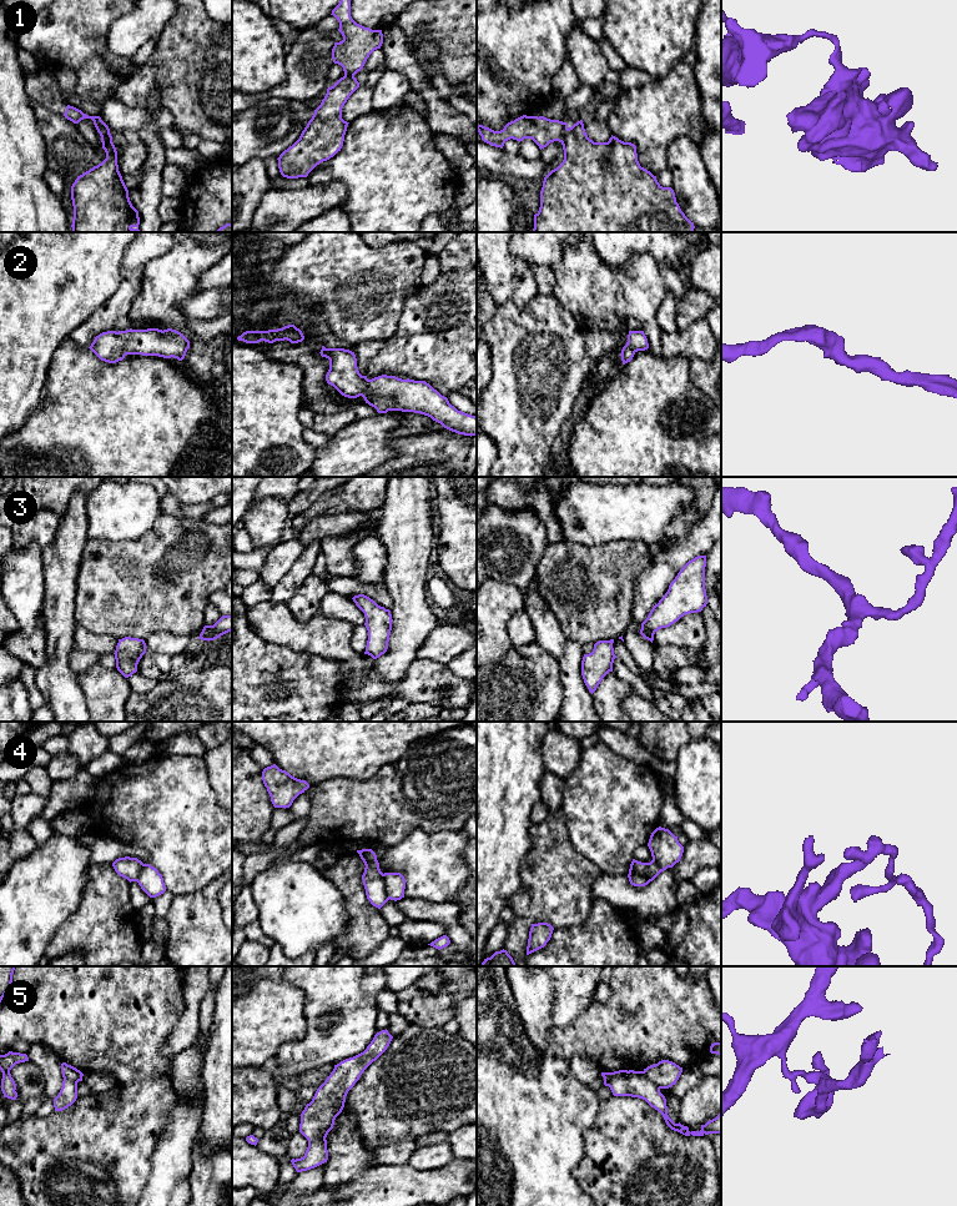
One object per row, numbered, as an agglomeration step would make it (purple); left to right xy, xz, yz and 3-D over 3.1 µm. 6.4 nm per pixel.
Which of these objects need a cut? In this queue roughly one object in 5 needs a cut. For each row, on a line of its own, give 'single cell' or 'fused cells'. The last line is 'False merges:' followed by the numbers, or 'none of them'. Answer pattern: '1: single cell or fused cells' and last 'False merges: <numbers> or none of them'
1: fused cells
2: single cell
3: single cell
4: fused cells
5: fused cells
False merges: 1, 4, 5

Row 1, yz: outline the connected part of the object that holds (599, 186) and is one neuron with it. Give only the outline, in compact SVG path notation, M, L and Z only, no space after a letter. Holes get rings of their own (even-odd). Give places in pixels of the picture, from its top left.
M583 120L569 127L561 141L564 150L563 162L554 170L551 170L543 181L540 191L540 207L534 215L534 228L533 232L692 232L695 226L681 211L676 202L675 192L671 187L663 187L656 176L650 171L641 167L638 161L636 146L631 142L624 142L618 137L613 136L608 142L594 142L585 132Z

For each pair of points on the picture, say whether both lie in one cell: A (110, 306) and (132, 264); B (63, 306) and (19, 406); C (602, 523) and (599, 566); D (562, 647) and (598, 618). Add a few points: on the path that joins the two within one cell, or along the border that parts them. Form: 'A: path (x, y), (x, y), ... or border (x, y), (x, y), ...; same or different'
A: path (120, 296), (130, 286), (132, 274); same
B: path (38, 331), (19, 350), (19, 381); same
C: border (629, 539), (612, 539), (593, 546), (572, 542); different
D: border (564, 633), (569, 638), (578, 641); different

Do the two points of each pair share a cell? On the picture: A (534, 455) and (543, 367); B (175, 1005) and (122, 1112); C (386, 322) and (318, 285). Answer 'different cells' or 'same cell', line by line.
A: same cell
B: different cells
C: same cell

